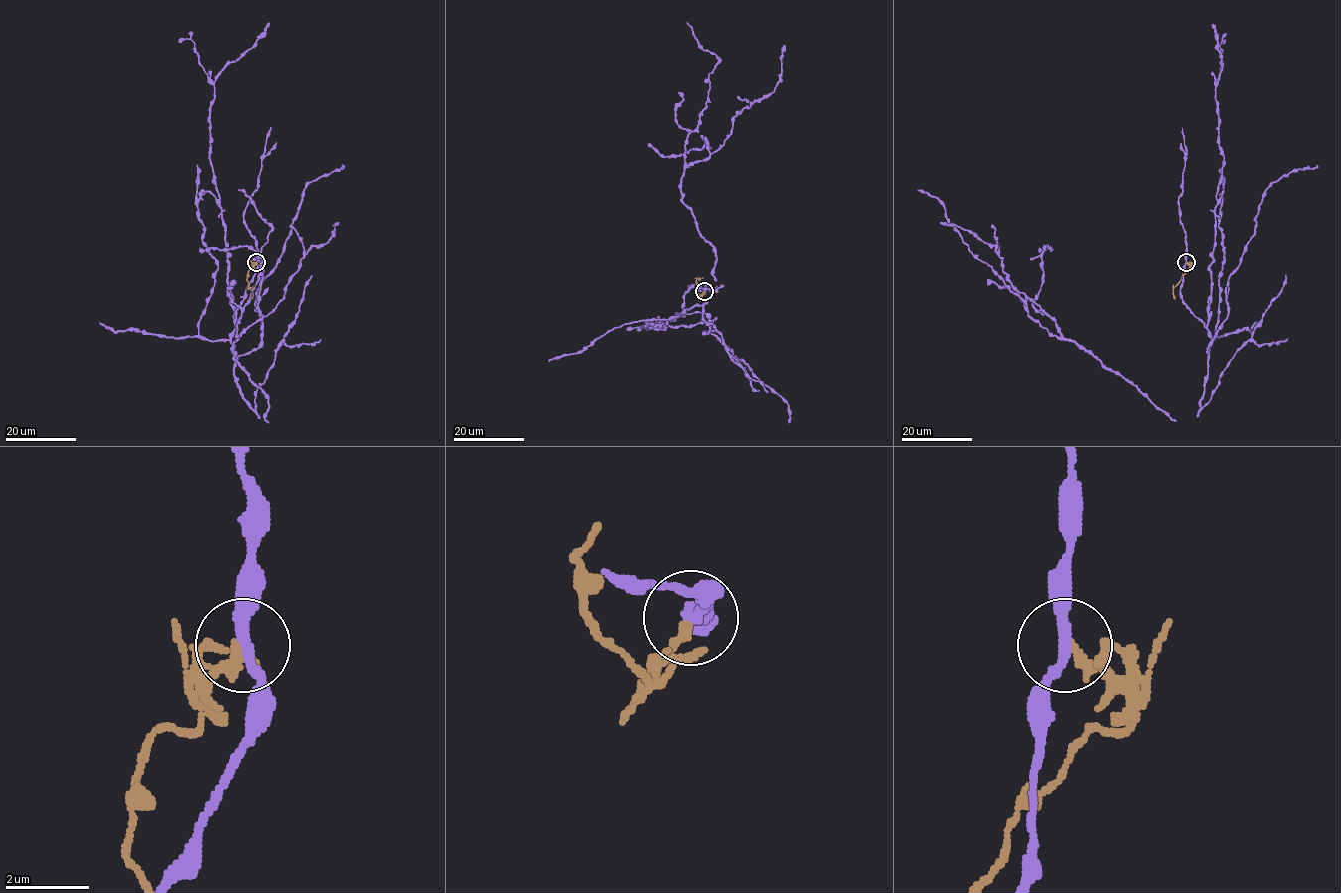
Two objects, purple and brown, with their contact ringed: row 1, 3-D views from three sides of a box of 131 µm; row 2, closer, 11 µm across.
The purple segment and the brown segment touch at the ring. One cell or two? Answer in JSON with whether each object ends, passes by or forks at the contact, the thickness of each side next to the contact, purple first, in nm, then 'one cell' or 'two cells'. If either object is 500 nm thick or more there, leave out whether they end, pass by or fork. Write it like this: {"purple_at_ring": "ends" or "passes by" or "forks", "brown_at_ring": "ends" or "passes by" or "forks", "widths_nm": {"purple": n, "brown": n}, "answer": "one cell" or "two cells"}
{"purple_at_ring": "passes by", "brown_at_ring": "ends", "widths_nm": {"purple": 280, "brown": 200}, "answer": "two cells"}

